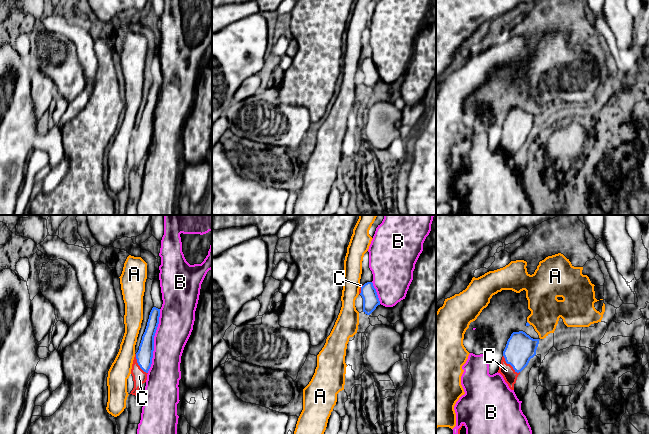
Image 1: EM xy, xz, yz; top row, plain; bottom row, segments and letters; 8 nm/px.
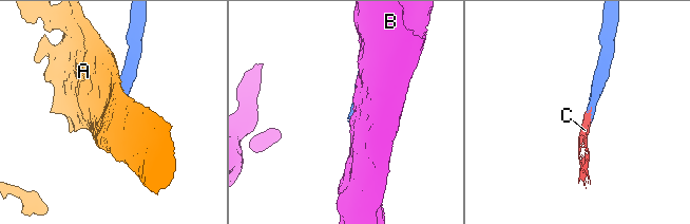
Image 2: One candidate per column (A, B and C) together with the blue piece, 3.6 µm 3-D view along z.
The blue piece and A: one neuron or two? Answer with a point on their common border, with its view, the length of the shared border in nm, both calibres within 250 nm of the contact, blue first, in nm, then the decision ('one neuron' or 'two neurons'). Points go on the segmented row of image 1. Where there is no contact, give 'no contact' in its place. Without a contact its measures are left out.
yz (528, 323) | 40 nm | 30/240 nm | two neurons

